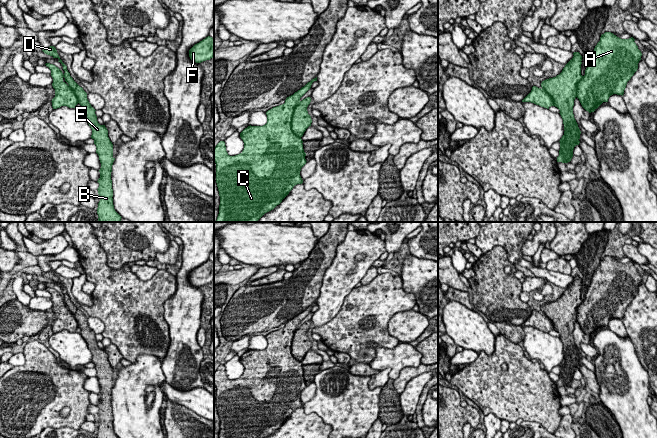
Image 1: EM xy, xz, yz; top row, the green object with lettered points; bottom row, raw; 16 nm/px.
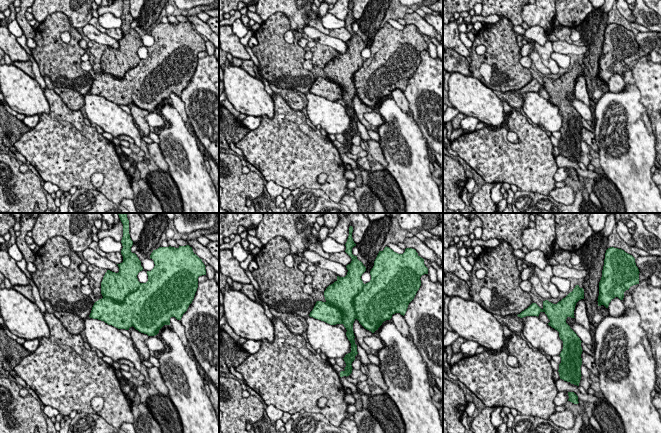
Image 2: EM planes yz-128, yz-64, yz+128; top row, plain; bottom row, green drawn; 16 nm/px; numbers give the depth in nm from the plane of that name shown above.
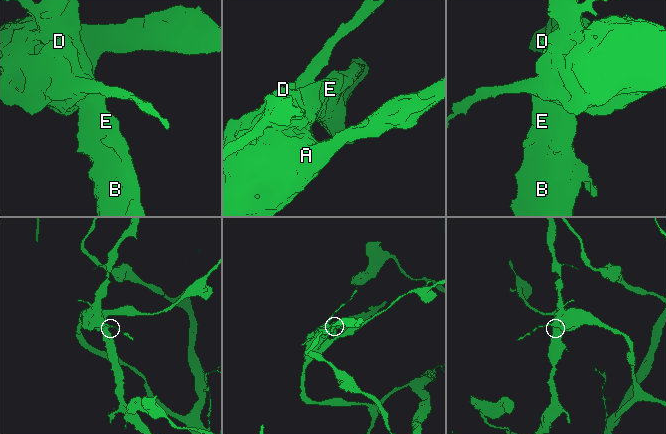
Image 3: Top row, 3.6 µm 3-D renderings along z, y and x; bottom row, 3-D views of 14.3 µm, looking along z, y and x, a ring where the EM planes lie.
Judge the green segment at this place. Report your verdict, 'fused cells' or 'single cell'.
fused cells

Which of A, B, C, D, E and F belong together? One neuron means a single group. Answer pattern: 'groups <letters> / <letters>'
groups A C F / B D E

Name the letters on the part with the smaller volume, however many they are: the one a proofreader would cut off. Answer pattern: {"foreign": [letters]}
{"foreign": ["B", "D", "E"]}

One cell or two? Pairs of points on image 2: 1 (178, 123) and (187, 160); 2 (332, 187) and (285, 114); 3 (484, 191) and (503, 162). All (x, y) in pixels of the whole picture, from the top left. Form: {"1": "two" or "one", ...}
{"1": "one", "2": "one", "3": "two"}

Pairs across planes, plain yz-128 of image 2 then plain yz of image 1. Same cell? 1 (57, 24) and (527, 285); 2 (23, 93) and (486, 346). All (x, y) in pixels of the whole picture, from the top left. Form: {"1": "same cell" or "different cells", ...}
{"1": "different cells", "2": "same cell"}

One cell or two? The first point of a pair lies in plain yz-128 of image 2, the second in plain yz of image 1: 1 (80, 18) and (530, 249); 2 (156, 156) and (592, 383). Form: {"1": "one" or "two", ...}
{"1": "two", "2": "one"}

